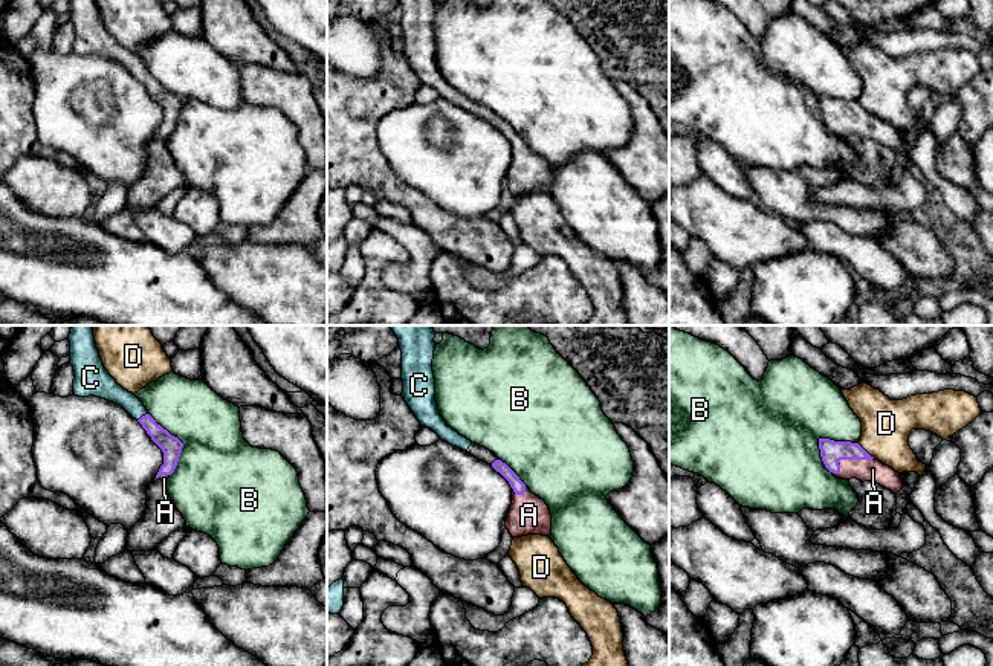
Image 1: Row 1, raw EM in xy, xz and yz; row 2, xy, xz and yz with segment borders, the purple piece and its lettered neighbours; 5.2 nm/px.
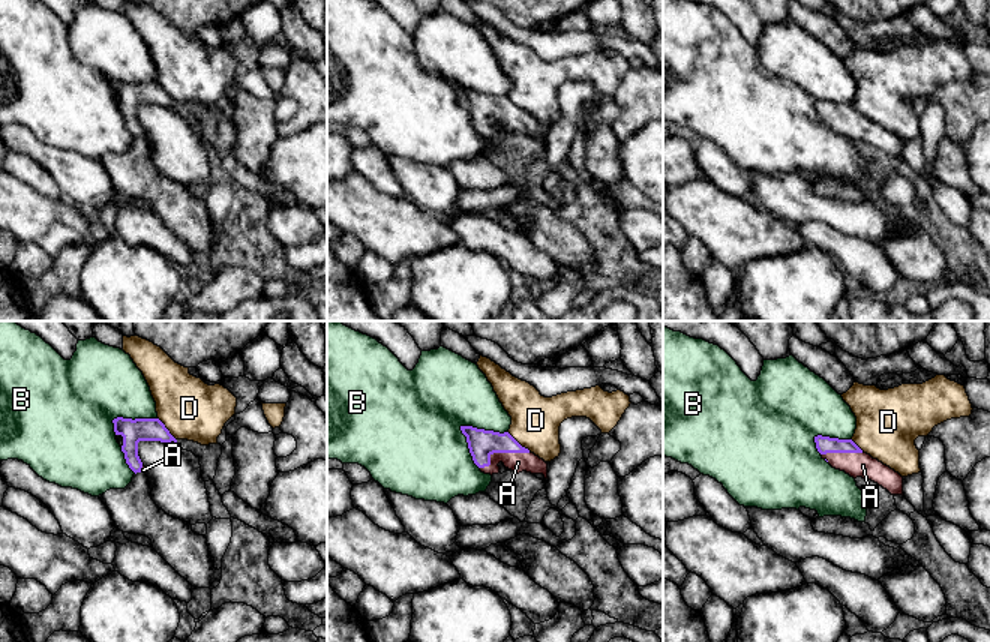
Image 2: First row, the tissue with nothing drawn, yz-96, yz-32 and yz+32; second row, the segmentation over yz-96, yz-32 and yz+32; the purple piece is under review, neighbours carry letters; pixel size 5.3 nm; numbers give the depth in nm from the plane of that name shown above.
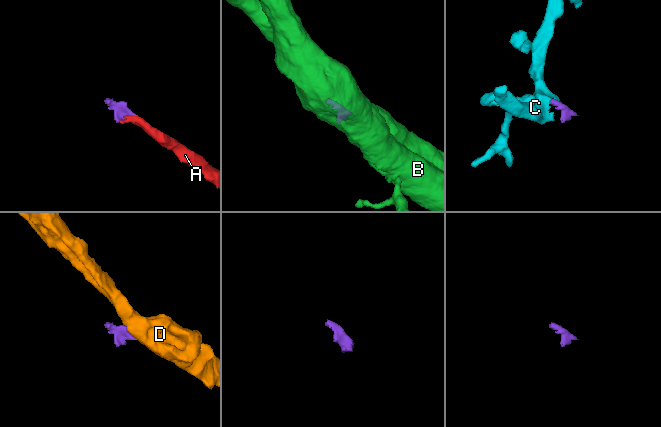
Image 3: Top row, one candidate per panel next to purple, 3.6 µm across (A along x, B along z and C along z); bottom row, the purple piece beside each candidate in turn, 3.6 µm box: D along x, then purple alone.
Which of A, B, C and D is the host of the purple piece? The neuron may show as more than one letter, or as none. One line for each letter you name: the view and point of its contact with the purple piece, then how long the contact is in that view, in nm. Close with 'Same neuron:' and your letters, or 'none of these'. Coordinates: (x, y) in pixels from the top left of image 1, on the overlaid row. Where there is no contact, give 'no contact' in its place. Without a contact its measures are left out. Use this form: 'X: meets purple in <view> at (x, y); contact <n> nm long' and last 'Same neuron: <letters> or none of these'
A: meets purple in yz at (848, 459); contact 240 nm long
C: meets purple in xy at (142, 416); contact 70 nm long
Same neuron: A, C

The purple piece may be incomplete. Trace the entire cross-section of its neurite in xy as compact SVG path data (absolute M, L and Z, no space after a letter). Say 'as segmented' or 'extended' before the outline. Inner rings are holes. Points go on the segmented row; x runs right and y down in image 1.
extended; M72 325L67 339L70 342L70 365L75 371L73 394L105 399L122 406L136 419L163 452L163 464L156 478L165 483L177 466L183 443L157 425L144 403L108 374L95 344L93 325Z

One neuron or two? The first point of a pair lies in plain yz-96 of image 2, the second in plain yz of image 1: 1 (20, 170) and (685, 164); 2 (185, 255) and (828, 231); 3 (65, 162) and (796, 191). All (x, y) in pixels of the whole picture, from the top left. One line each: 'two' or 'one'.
1: two
2: one
3: one

